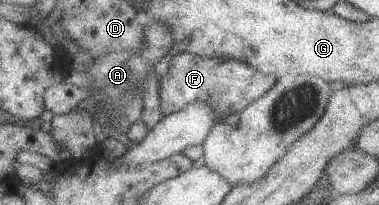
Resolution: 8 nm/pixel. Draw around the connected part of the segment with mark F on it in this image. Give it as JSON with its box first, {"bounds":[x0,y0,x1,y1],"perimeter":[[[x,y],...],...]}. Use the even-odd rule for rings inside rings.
{"bounds":[158,52,277,120],"perimeter":[[[180,52],[170,59],[166,76],[160,77],[160,84],[158,84],[160,112],[166,116],[179,111],[191,102],[200,102],[210,104],[218,120],[231,119],[244,110],[249,102],[264,96],[276,80],[277,77],[273,74],[258,72],[255,68],[246,66],[244,62],[225,58],[202,58],[187,52]]]}

